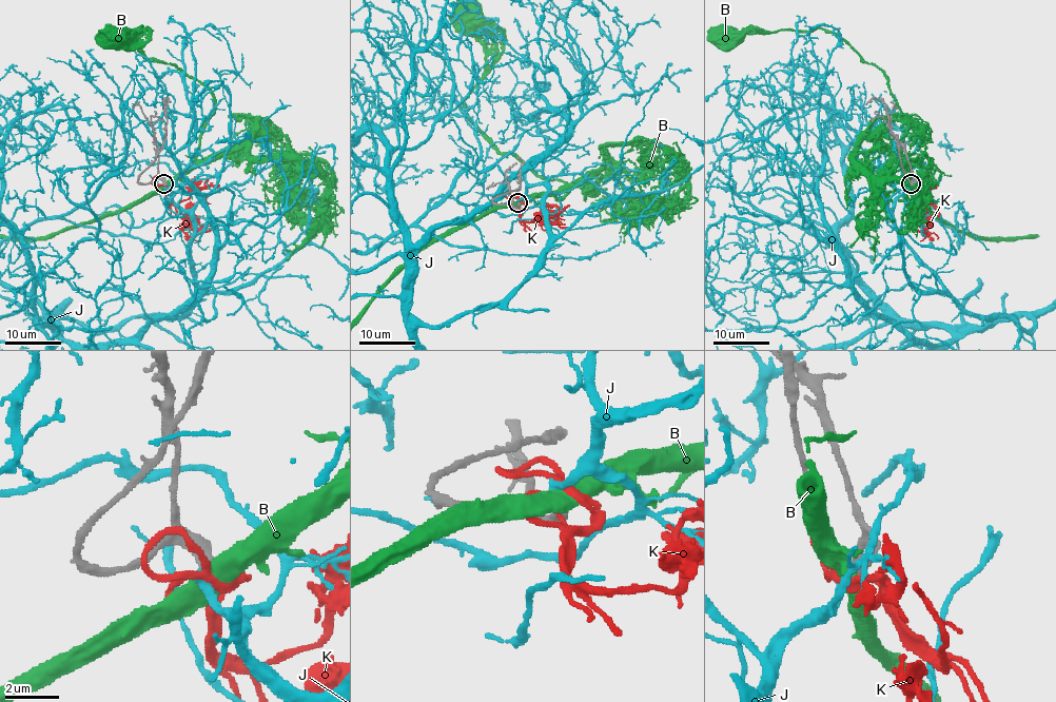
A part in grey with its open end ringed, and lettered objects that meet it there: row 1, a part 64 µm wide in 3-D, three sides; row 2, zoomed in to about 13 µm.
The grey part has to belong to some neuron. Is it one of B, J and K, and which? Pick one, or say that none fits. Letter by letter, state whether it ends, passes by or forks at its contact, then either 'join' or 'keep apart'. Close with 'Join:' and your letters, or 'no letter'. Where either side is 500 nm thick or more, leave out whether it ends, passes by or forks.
B: keep apart
J: it ends; join
K: it passes by; keep apart
Join: J

